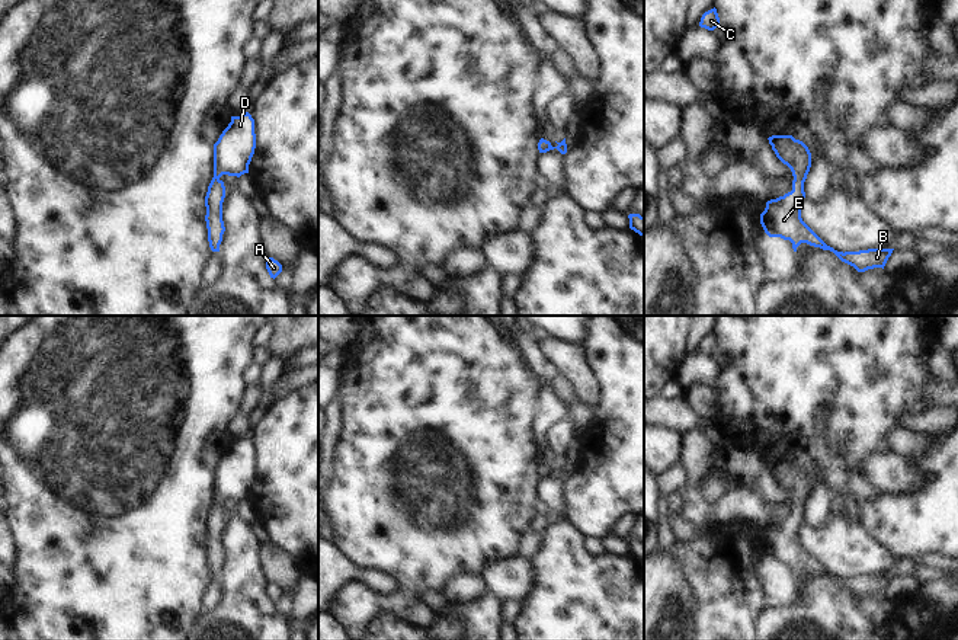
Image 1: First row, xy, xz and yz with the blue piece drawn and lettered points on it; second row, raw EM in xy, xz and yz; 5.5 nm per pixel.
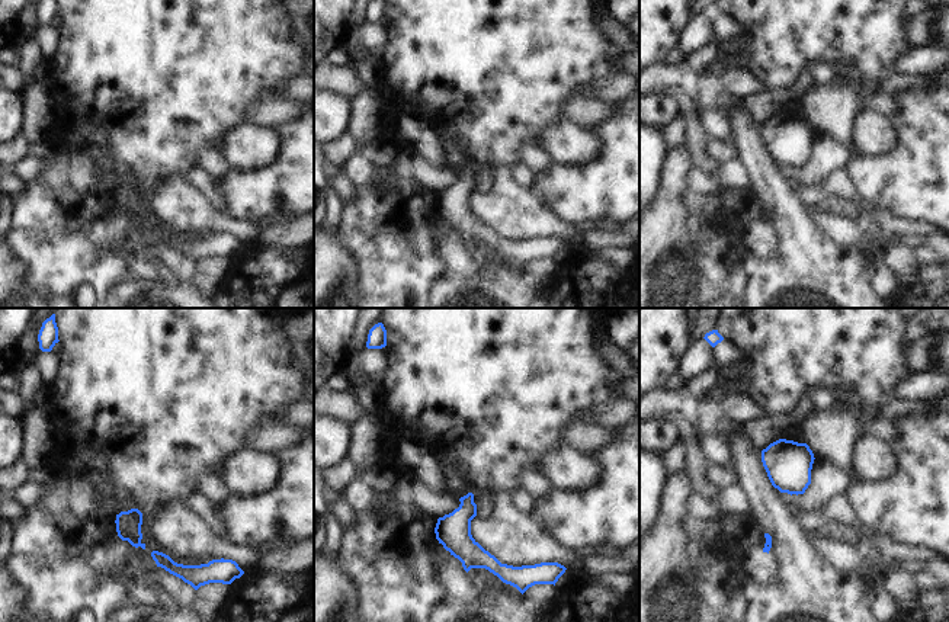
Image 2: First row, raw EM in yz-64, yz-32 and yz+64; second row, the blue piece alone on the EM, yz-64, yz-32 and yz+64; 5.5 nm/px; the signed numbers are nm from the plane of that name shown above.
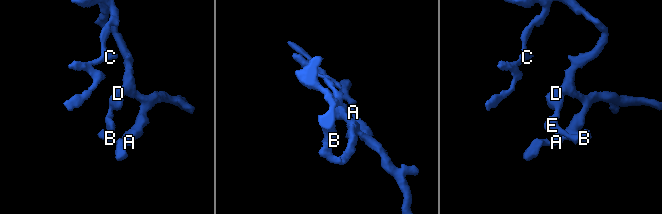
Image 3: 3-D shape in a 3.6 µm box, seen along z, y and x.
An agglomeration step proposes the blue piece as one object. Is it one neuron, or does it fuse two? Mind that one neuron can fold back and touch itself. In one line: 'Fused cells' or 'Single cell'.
Single cell

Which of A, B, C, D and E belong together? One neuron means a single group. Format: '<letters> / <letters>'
A B C D E

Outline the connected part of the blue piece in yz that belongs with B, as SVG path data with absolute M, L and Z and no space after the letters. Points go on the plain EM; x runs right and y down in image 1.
M792 461L768 464L776 483L786 490L794 502L792 516L766 528L760 550L769 563L781 563L792 569L794 577L801 569L833 577L842 588L858 598L885 592L894 575L868 575L859 577L837 577L827 572L801 544L801 527L805 524L804 508L811 493L808 473Z

